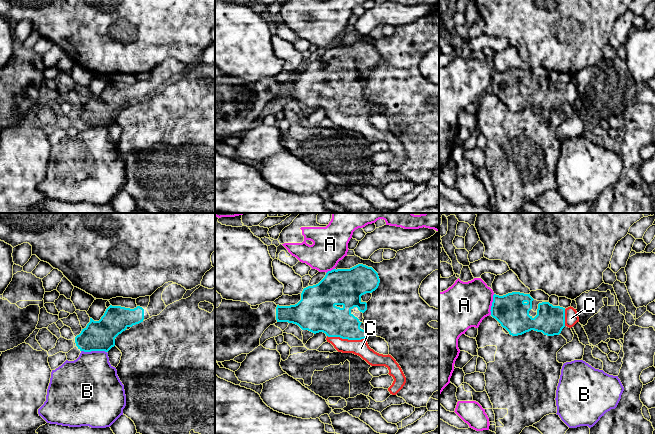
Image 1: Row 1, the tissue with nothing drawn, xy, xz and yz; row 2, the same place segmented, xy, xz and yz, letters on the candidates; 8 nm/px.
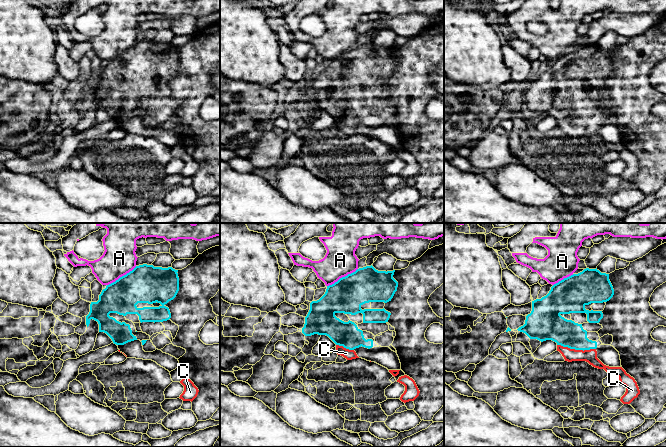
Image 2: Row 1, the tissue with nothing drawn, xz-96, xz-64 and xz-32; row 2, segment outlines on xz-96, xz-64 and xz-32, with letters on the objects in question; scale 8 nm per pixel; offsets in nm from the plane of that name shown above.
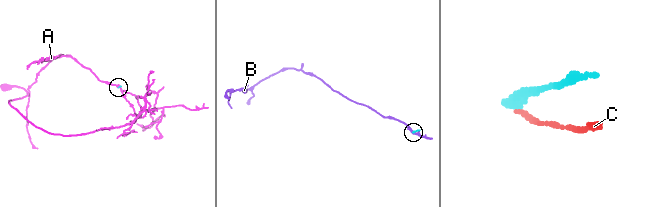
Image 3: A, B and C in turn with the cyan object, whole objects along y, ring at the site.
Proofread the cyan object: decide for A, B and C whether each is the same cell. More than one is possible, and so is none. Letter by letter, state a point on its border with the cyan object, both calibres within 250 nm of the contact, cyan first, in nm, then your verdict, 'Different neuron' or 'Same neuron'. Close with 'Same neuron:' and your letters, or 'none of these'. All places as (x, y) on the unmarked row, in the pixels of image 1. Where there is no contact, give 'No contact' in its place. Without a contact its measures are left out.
A: Touches cyan at yz (492, 80). Thickness 260 nm (cyan) against 360 nm. Different neuron
B: Touches cyan at xy (94, 126). Thickness 240 nm (cyan) against 420 nm. Different neuron
C: Touches cyan at xz (346, 114). Thickness 240 nm (cyan) against 130 nm. Same neuron
Same neuron: C

